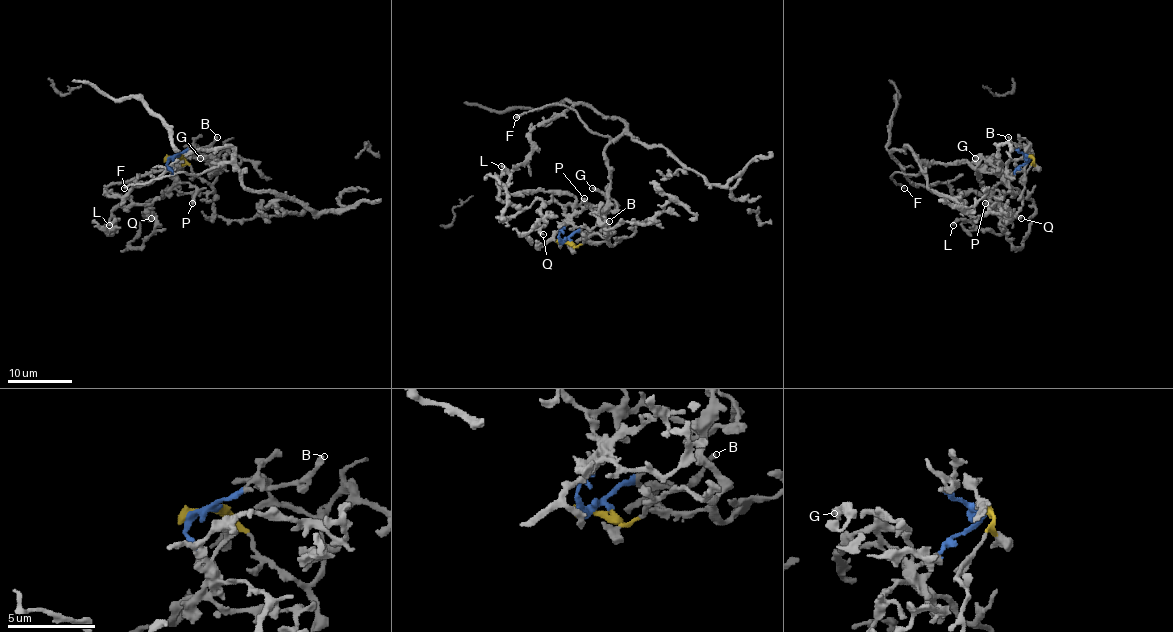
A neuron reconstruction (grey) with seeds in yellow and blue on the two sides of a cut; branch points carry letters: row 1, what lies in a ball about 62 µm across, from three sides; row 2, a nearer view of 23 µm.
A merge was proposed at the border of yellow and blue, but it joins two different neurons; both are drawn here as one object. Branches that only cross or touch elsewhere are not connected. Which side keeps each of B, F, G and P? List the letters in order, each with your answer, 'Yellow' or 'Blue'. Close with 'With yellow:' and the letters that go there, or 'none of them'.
B: Blue
F: Yellow
G: Yellow
P: Blue
With yellow: F, G

